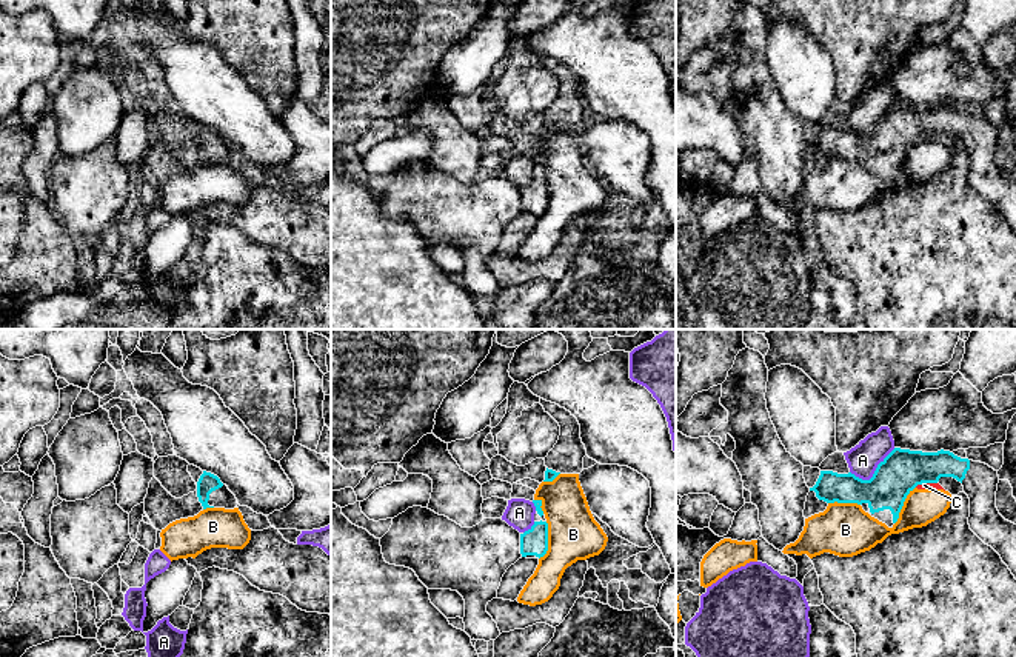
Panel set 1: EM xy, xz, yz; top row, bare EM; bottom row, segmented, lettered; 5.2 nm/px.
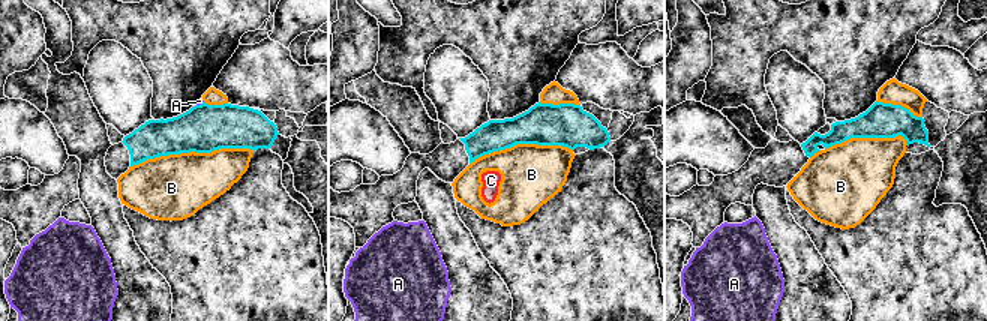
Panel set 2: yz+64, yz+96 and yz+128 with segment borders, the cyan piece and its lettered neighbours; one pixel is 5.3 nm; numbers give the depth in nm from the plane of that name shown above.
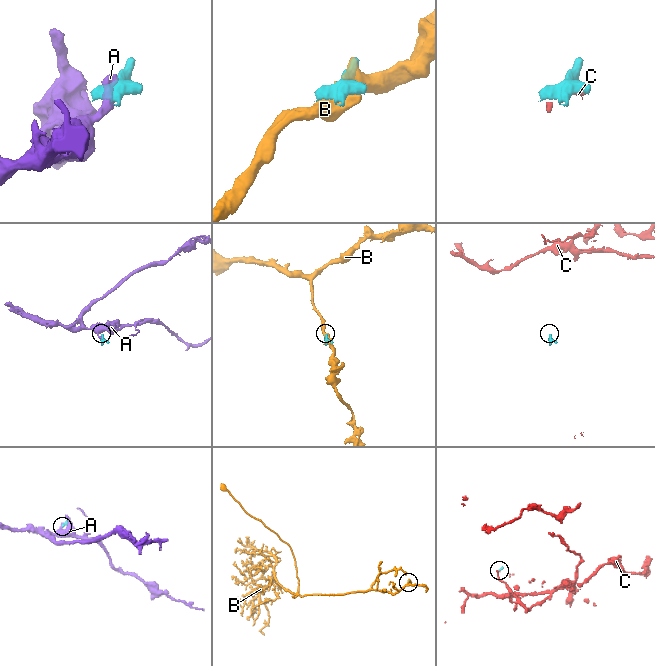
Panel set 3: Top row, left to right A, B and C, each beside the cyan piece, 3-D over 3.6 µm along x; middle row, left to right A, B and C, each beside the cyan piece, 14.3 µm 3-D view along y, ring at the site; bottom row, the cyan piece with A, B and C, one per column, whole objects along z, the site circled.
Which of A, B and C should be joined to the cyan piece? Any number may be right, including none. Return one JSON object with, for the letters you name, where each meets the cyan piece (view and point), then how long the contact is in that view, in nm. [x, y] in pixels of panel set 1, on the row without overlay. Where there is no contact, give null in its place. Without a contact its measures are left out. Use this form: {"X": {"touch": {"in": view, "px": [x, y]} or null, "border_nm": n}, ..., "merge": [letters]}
{"merge": []}

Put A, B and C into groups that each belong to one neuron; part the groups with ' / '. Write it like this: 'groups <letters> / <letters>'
groups A / B C

